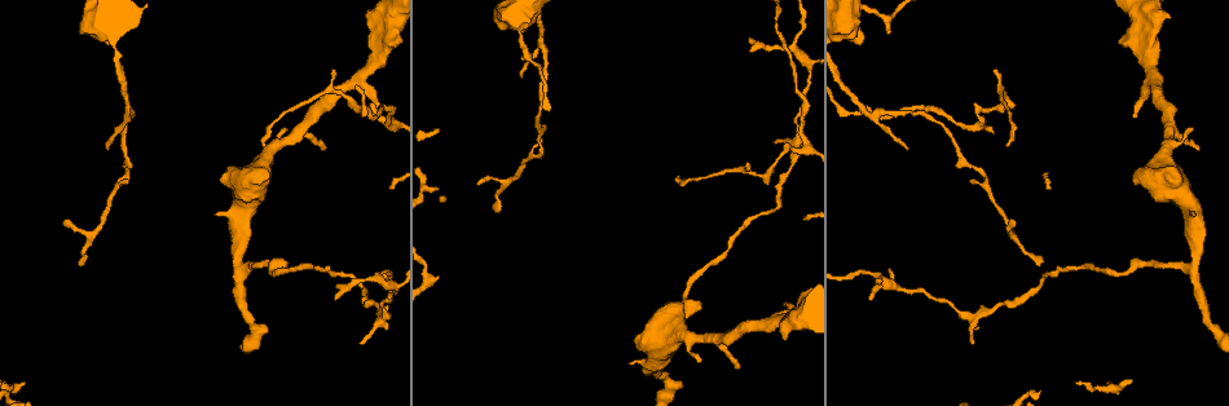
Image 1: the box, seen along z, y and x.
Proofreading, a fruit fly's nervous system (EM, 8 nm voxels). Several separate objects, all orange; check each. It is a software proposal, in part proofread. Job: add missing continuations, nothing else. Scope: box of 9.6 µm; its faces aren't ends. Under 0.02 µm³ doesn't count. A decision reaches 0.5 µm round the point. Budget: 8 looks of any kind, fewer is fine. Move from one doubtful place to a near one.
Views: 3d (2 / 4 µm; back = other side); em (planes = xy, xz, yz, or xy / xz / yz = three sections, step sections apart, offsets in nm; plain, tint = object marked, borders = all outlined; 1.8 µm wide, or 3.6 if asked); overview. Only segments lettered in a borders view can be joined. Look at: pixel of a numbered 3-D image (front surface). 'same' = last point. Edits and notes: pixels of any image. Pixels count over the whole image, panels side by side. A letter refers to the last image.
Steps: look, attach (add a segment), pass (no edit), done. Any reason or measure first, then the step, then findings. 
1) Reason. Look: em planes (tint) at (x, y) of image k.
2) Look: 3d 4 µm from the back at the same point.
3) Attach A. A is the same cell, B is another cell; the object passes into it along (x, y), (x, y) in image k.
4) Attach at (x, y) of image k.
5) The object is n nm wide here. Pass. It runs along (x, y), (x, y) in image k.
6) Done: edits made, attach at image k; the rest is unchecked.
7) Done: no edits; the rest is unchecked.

Free end. Look: 3d 2 µm at (677, 178) of image 1.

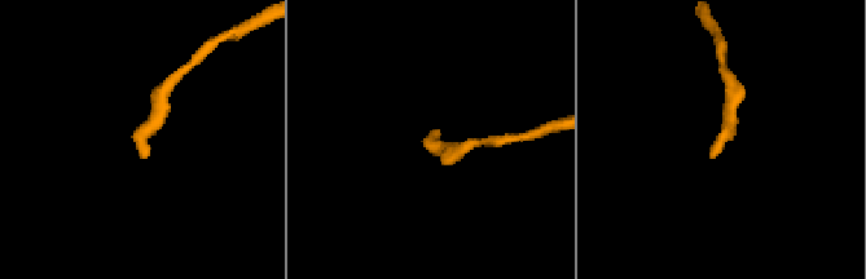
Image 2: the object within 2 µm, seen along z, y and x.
Need the tissue. Look: em yz step 8 (tint) at (433, 129) of image 2.

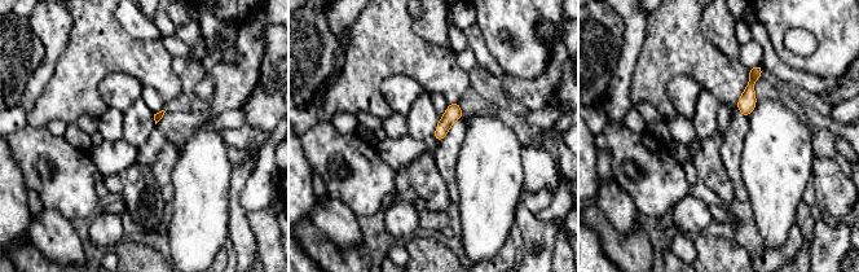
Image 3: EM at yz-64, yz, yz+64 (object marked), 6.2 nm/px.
Look: em planes (borders) at the same point.

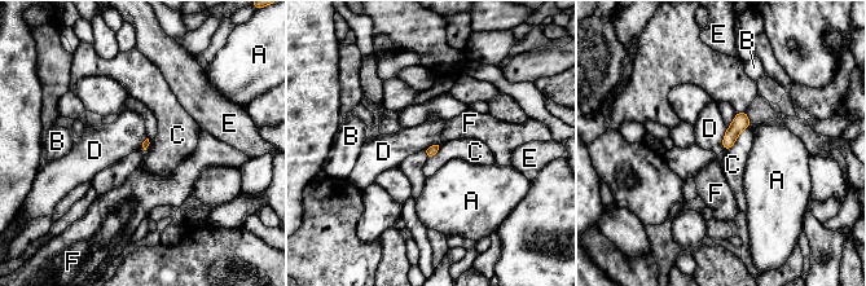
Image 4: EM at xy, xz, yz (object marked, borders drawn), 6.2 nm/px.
Pass. A, B, C, D, E and F are other cells; a border runs along (728, 128), (721, 150) in image 4; no lettered segment goes on from it.

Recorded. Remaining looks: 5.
An open end. Look: em planes (borders) at (1194, 213) of image 1.

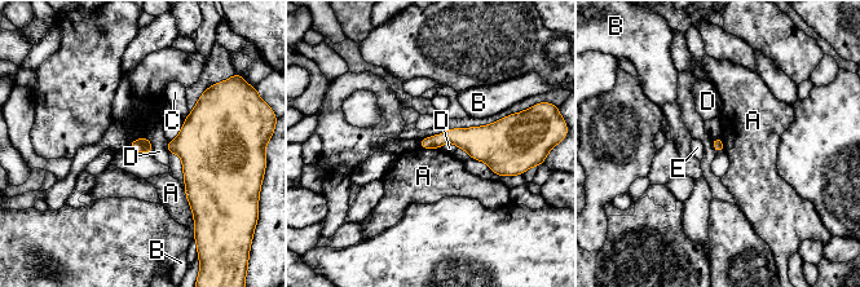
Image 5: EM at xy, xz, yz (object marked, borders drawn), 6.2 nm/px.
The longest contact is with A, 160 nm. Pass. A, B, C, D and E are other cells; none of them fits.

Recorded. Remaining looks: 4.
Thin end. Look: 3d 2 µm at (870, 300) of image 1.

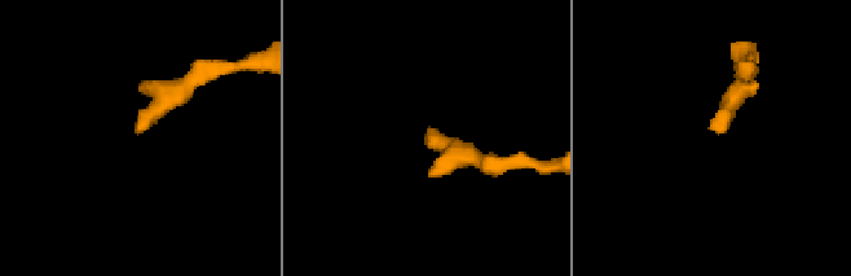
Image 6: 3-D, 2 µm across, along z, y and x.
Now the EM. Look: em planes (borders) at (430, 135) of image 6.

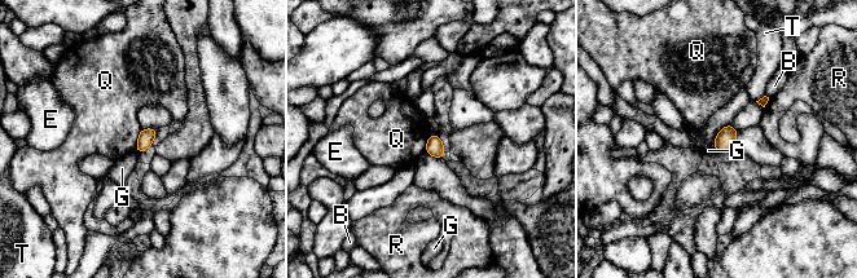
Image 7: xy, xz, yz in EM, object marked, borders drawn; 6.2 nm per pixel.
The object is 100 nm wide here. Pass. B, E, G, Q, R and T are other cells; none of them fits.

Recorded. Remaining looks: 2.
Free end. Look: 3d 2 µm at (1134, 116) of image 1.

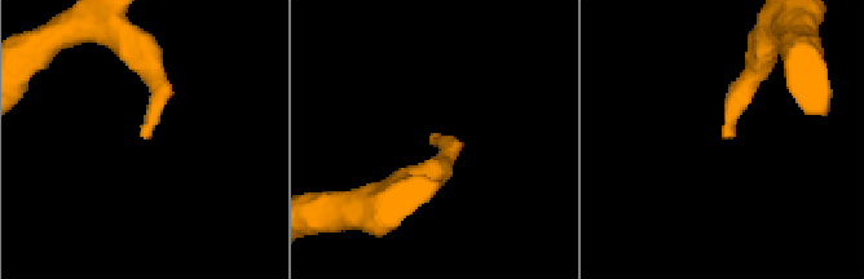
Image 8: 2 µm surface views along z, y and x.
Look: em planes (borders) at (434, 140) of image 8.

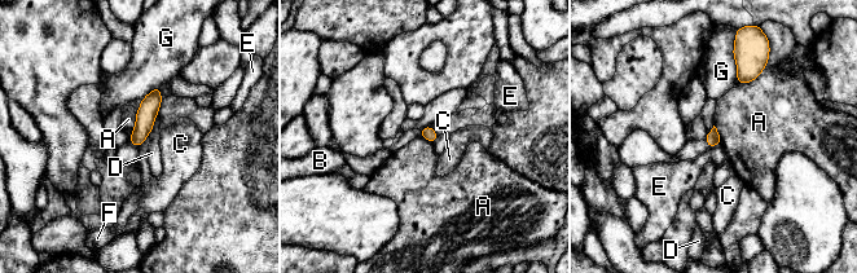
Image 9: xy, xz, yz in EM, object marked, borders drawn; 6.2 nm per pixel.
Pass. A, B, C, D, E, F and G are other cells; none of them fits.

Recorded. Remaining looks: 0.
Done: no edits; the rest is unchecked.

